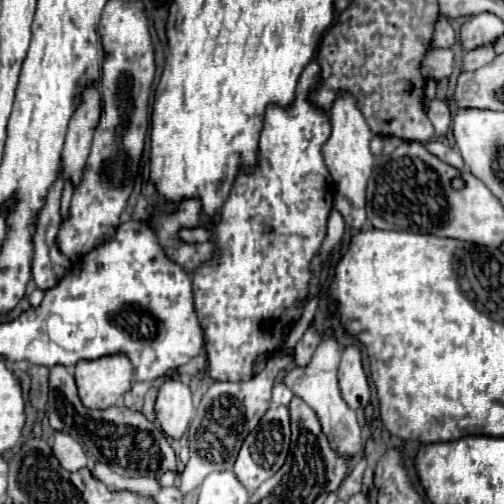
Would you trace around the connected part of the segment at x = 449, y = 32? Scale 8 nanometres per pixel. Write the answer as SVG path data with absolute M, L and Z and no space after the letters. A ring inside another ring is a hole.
M439 16L437 24L435 24L431 46L433 48L453 48L455 46L455 40L457 40L457 36L455 36L449 20L445 16Z

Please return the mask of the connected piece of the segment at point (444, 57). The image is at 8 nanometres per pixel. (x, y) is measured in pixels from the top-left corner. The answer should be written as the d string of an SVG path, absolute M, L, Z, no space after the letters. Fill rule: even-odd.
M429 50L425 62L421 64L421 72L425 78L449 78L451 72L457 68L457 60L453 50Z

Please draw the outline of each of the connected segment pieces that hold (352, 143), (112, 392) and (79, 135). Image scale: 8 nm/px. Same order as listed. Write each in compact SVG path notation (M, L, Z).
M349 94L337 98L337 102L331 108L331 136L329 136L329 142L325 142L325 146L323 146L323 154L325 154L325 164L333 176L333 182L337 184L333 208L337 212L341 212L345 224L353 230L361 230L367 220L365 188L367 188L367 180L373 172L373 154L369 150L371 136L373 134L365 122L363 114L359 112L355 98Z
M121 354L79 362L75 366L75 382L85 408L105 410L123 402L123 394L133 384L133 366Z
M95 86L83 92L83 100L69 120L67 138L63 146L63 180L71 180L73 186L81 184L85 162L89 158L93 130L97 128L101 114L101 96Z

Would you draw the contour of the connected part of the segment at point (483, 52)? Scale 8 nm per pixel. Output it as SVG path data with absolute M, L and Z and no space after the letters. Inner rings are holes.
M483 46L483 48L471 50L469 54L465 54L461 66L463 66L463 70L477 70L479 66L489 64L493 58L495 58L495 50L493 50L493 46Z

